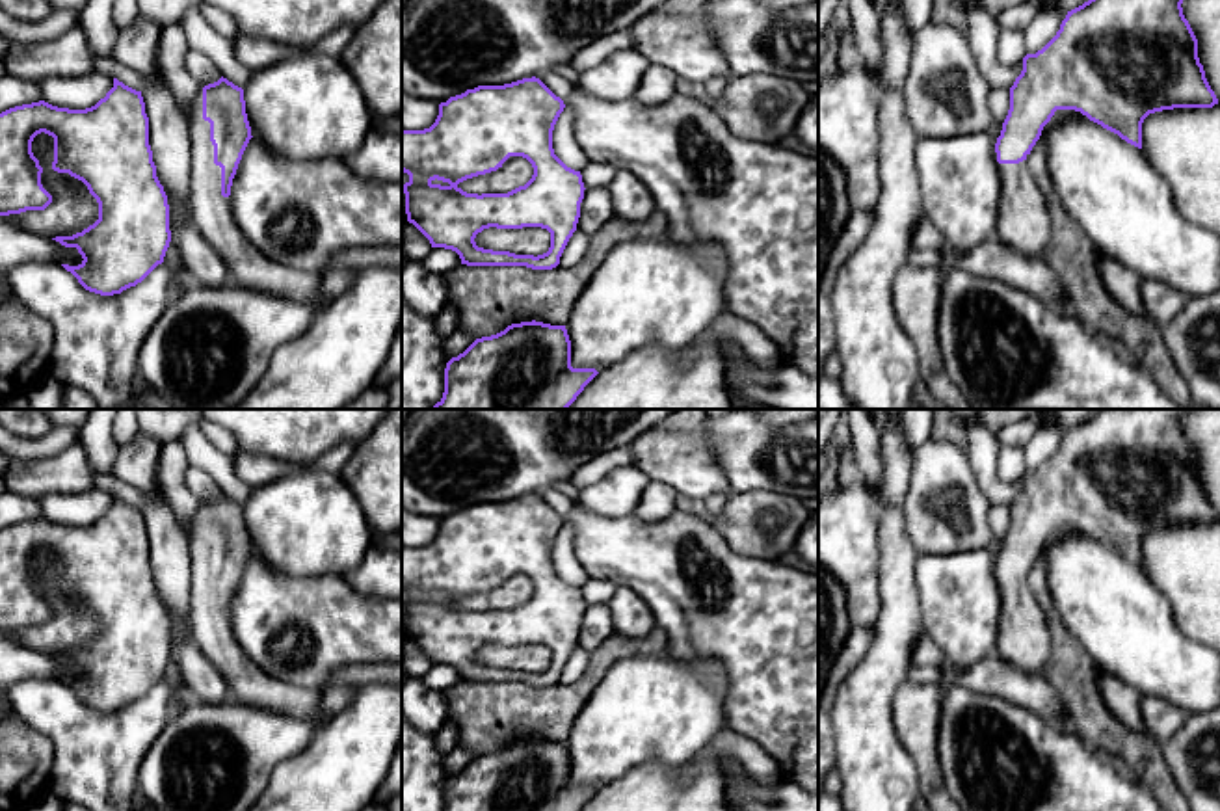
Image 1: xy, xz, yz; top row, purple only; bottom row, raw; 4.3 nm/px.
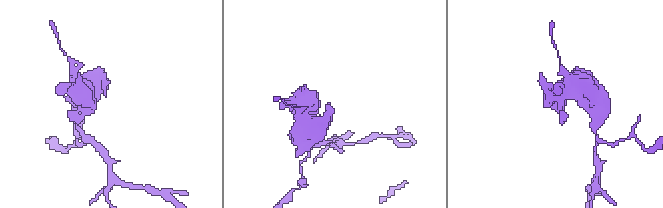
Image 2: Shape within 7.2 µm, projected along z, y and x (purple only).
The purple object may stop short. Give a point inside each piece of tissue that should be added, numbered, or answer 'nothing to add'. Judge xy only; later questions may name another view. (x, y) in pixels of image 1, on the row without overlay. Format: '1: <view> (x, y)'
1: xy (248, 683)

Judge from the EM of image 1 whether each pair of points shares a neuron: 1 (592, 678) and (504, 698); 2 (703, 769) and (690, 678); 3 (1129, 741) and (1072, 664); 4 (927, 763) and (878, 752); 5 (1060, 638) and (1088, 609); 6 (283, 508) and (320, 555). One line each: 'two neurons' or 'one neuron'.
1: one neuron
2: two neurons
3: one neuron
4: two neurons
5: two neurons
6: one neuron

